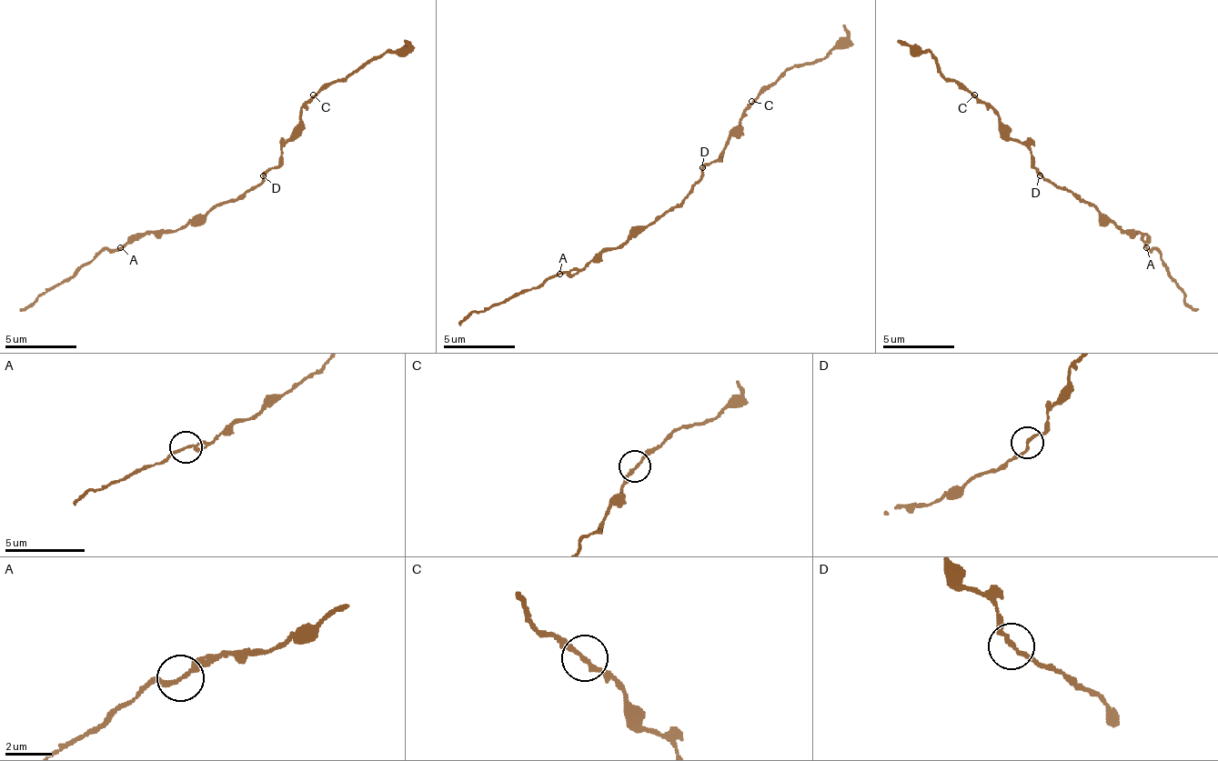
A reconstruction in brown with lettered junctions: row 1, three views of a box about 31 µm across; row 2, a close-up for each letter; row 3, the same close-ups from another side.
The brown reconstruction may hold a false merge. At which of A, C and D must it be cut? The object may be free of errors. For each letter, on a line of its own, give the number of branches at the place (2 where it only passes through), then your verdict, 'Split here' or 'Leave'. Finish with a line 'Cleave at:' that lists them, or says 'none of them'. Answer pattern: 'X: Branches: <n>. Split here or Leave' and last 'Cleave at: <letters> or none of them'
A: Branches: 2. Leave
C: Branches: 2. Leave
D: Branches: 2. Leave
Cleave at: none of them

